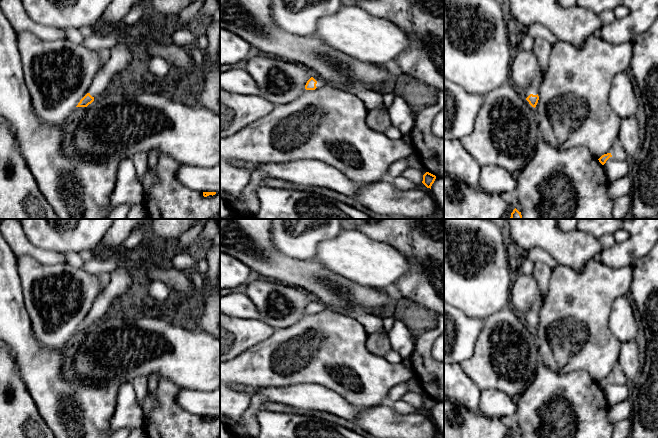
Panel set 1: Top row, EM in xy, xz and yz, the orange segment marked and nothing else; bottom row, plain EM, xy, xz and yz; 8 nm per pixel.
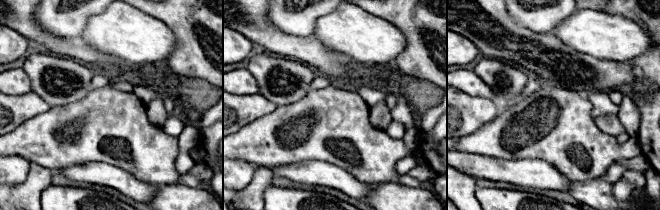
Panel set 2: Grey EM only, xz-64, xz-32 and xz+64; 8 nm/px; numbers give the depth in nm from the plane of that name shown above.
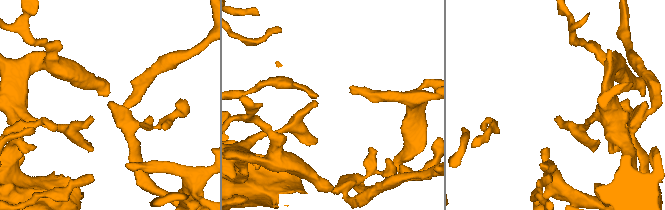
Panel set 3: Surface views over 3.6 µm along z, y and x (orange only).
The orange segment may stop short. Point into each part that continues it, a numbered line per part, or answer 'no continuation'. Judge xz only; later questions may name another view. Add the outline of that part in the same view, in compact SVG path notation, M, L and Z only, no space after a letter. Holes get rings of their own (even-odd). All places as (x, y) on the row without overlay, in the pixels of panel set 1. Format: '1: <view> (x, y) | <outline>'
1: xz (320, 306) | M312 299L312 301L317 305L317 308L316 308L317 312L322 311L327 308L325 304L319 302L318 300Z

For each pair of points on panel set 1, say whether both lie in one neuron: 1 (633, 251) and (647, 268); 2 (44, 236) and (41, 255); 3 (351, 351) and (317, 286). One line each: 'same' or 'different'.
1: different
2: different
3: different

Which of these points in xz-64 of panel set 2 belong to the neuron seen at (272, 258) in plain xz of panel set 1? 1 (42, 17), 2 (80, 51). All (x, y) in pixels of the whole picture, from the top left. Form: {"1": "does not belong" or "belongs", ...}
{"1": "does not belong", "2": "belongs"}

